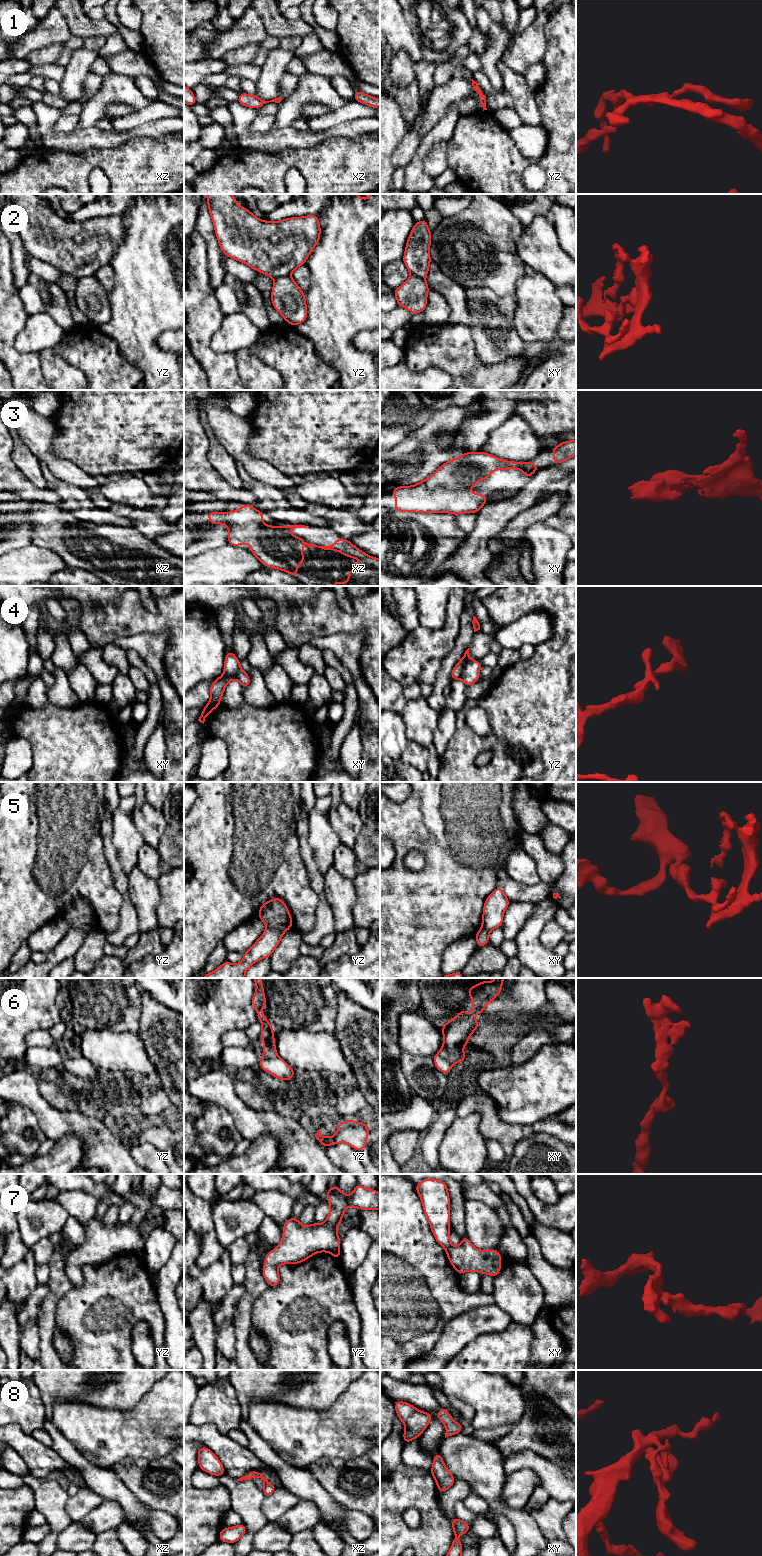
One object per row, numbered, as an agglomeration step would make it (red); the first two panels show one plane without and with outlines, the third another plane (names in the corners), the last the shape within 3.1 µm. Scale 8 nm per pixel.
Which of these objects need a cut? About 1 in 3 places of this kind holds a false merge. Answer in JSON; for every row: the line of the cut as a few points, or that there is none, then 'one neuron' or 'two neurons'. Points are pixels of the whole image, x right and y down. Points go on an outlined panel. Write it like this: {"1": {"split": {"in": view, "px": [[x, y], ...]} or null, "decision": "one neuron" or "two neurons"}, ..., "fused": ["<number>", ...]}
{"1": {"split": null, "decision": "one neuron"}, "2": {"split": null, "decision": "one neuron"}, "3": {"split": null, "decision": "one neuron"}, "4": {"split": {"in": "xy", "px": [[240, 667], [230, 677], [221, 676]]}, "decision": "two neurons"}, "5": {"split": {"in": "yz", "px": [[267, 925], [278, 928], [283, 932]]}, "decision": "two neurons"}, "6": {"split": {"in": "yz", "px": [[263, 1056], [278, 1058]]}, "decision": "two neurons"}, "7": {"split": {"in": "yz", "px": [[338, 1248], [330, 1252]]}, "decision": "two neurons"}, "8": {"split": null, "decision": "one neuron"}, "fused": ["4", "5", "6", "7"]}

